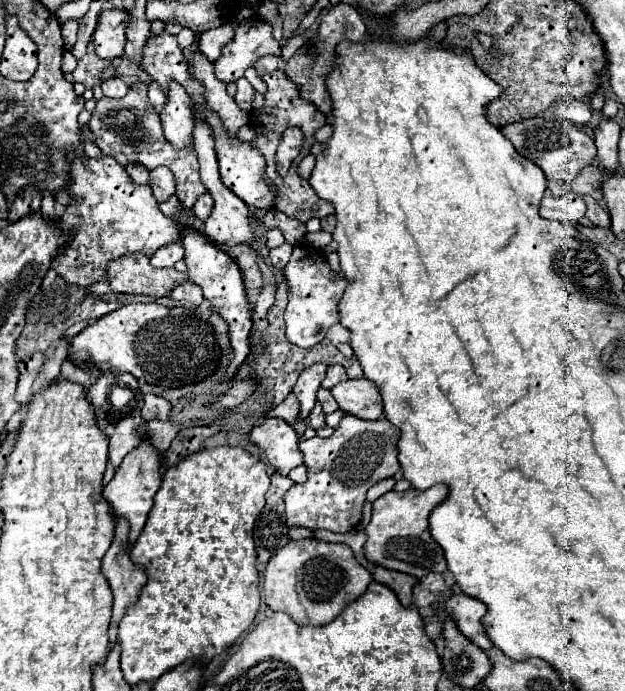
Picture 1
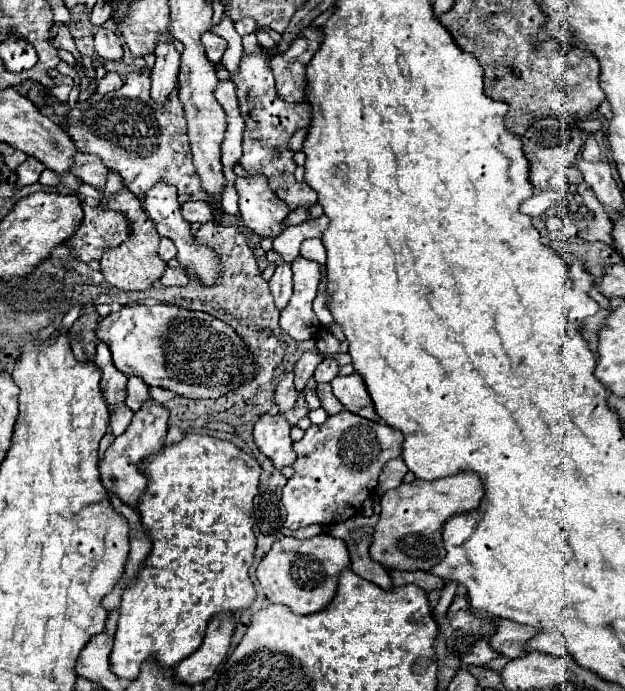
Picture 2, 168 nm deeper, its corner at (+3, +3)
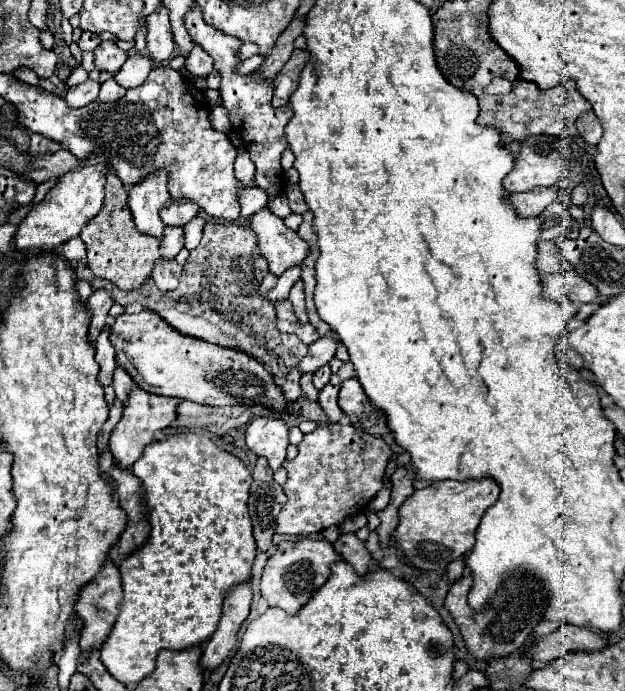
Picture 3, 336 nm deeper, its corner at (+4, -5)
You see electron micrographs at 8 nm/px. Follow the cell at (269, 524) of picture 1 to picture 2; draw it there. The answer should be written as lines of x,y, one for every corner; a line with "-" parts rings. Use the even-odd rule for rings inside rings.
269,459
263,461
261,469
263,471
259,481
259,493
255,495
253,531
257,535
257,547
267,553
283,529
285,507
281,503
281,489
285,487
287,479
273,467

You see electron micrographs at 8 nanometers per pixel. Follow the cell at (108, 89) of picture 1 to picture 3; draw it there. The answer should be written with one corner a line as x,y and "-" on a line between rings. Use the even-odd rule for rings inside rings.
108,79
108,81
104,81
102,85
100,85
100,95
98,95
98,101
100,103
106,103
106,101
116,101
116,99
120,99
122,95
124,95
124,87
122,85
118,85
114,79

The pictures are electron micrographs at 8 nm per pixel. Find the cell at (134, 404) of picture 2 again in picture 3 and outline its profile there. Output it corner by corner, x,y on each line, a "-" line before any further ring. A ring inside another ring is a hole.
118,367
118,369
114,371
114,391
116,391
116,399
118,399
122,405
128,403
128,395
130,395
130,391
132,391
132,385
134,385
132,377
130,377
122,367

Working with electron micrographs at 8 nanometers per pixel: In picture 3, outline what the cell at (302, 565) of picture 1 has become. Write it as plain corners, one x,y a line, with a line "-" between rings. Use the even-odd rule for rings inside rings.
302,539
302,541
282,541
276,547
276,553
268,559
262,579
260,579
260,591
262,597
268,601
270,607
280,607
290,615
296,615
304,603
312,599
312,595
328,581
332,575
330,567
332,563
342,561
342,557
334,551
334,547
326,539

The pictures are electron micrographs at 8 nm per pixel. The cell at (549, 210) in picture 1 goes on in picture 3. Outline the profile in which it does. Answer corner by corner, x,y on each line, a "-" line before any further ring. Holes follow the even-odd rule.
548,187
548,189
536,189
536,191
524,191
524,193
514,193
510,195
510,201
520,217
538,217
550,203
558,199
558,189

